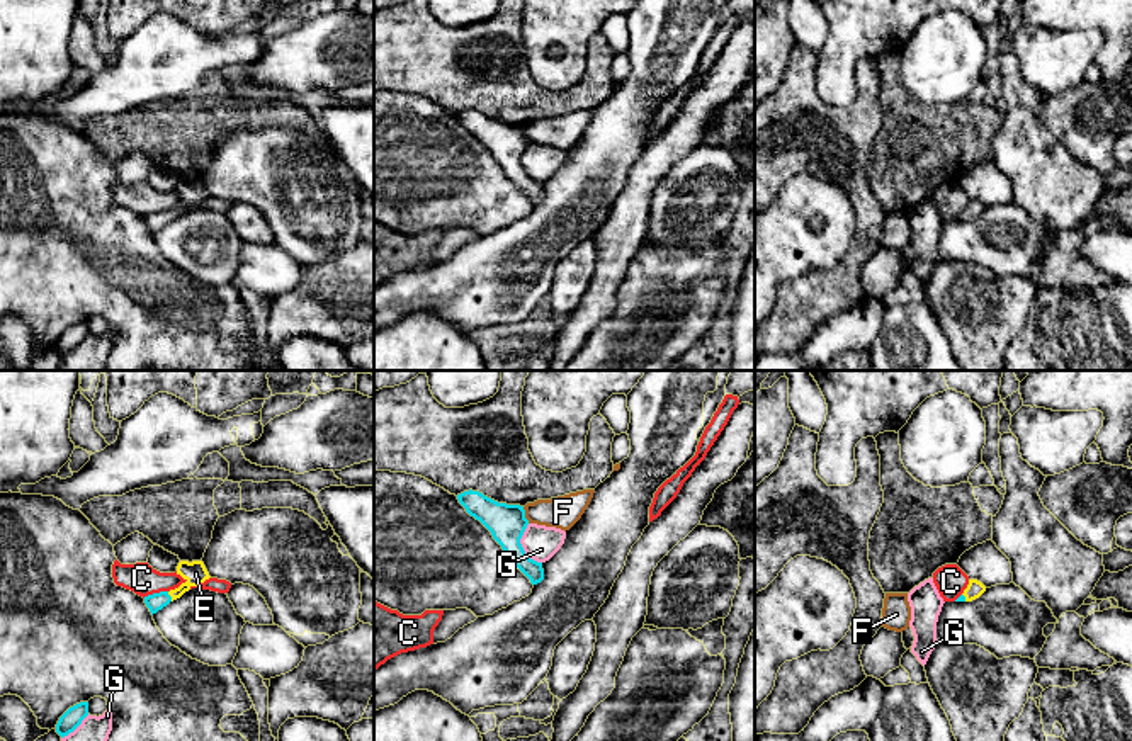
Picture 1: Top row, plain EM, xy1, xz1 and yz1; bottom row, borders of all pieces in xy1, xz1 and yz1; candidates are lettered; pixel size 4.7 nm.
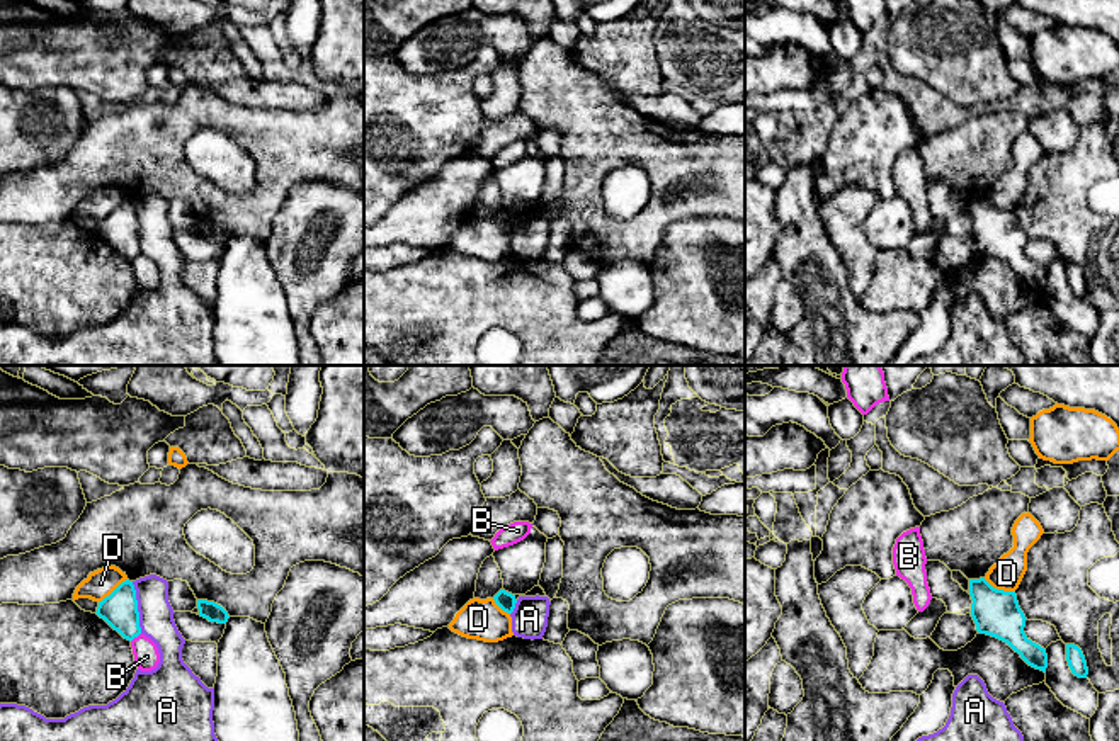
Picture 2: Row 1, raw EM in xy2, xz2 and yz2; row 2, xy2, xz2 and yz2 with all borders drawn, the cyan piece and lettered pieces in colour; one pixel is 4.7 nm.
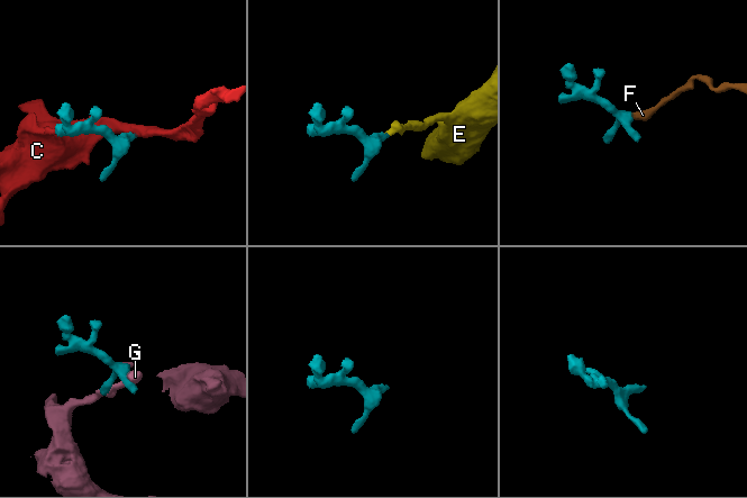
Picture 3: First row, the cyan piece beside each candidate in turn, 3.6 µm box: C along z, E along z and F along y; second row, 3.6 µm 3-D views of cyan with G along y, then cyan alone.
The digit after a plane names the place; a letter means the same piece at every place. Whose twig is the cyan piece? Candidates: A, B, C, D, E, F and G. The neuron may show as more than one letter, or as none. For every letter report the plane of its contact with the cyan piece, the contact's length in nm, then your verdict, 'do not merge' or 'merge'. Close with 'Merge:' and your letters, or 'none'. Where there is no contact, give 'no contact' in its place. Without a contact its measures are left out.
A: contact in xy2; length 260 nm; do not merge
B: contact in xy2; length 60 nm; do not merge
C: contact in xy1; length 120 nm; do not merge
D: contact in yz2; length 170 nm; do not merge
E: contact in xy1; length 50 nm; merge
F: contact in xz1; length 90 nm; do not merge
G: contact in xz1; length 200 nm; do not merge
Merge: E

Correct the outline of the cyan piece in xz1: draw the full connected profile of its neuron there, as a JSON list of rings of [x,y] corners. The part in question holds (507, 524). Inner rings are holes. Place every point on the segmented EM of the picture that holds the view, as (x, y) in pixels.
[[[473,489],[457,495],[457,500],[471,517],[479,520],[491,532],[508,559],[530,580],[532,585],[544,580],[542,563],[530,559],[520,544],[529,525],[524,506],[498,503]]]

